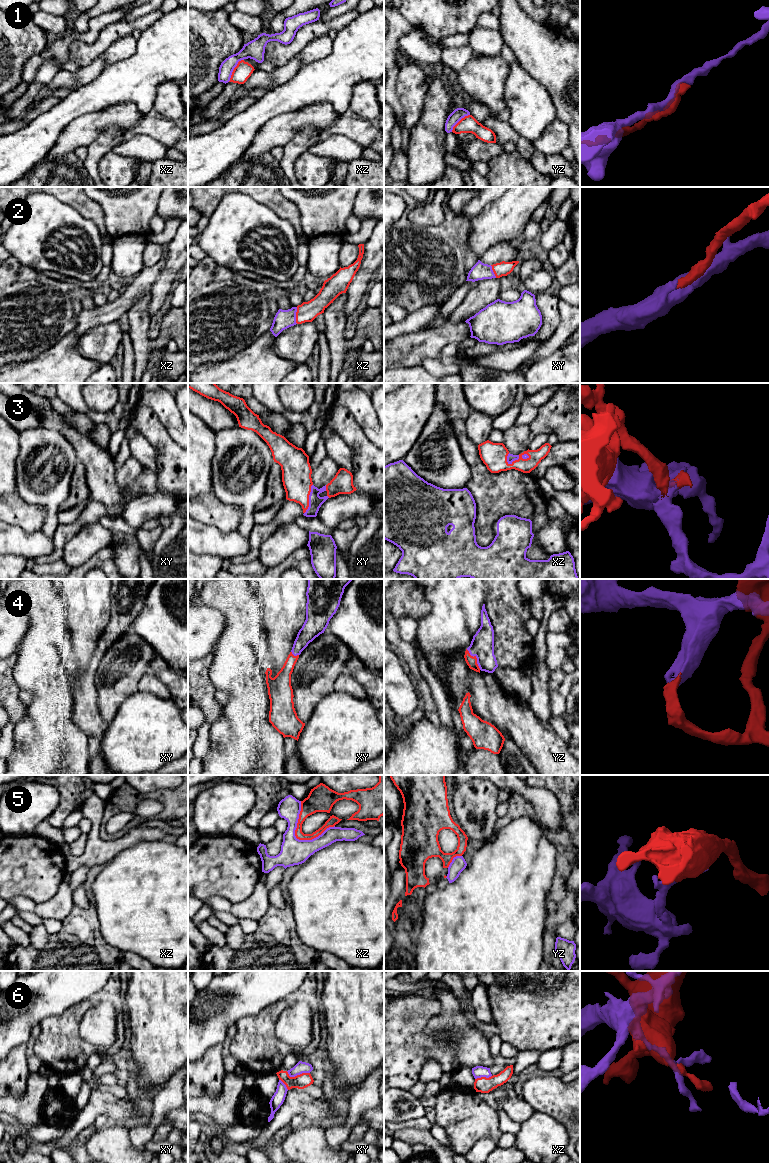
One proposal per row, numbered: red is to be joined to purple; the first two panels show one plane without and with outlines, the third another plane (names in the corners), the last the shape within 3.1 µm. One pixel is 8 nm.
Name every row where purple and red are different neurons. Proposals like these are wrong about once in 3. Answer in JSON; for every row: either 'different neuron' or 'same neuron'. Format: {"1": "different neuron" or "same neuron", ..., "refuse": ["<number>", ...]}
{"1": "different neuron", "2": "same neuron", "3": "same neuron", "4": "same neuron", "5": "different neuron", "6": "different neuron", "refuse": ["1", "5", "6"]}

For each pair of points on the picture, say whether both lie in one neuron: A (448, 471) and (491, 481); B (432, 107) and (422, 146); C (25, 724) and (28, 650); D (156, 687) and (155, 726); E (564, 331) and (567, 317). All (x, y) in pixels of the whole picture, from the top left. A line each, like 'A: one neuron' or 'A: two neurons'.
A: two neurons
B: one neuron
C: two neurons
D: two neurons
E: one neuron

